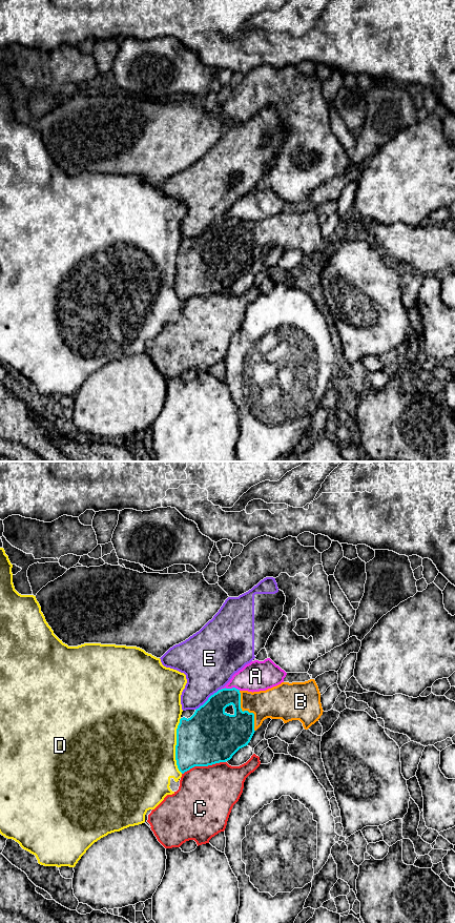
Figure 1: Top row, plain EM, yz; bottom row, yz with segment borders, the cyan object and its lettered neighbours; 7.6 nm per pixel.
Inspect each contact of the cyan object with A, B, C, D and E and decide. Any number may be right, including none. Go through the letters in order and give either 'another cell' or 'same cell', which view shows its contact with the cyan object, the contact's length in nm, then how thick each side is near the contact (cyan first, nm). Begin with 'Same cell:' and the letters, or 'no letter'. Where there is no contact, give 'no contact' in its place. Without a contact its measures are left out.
Same cell: B
A: another cell | yz | 150 nm | 220/220 nm
B: same cell | yz | 340 nm | 320/260 nm
C: another cell | yz | 340 nm | 420/440 nm
D: another cell | yz | 420 nm | 400/500 nm
E: another cell | yz | 260 nm | 380/380 nm

